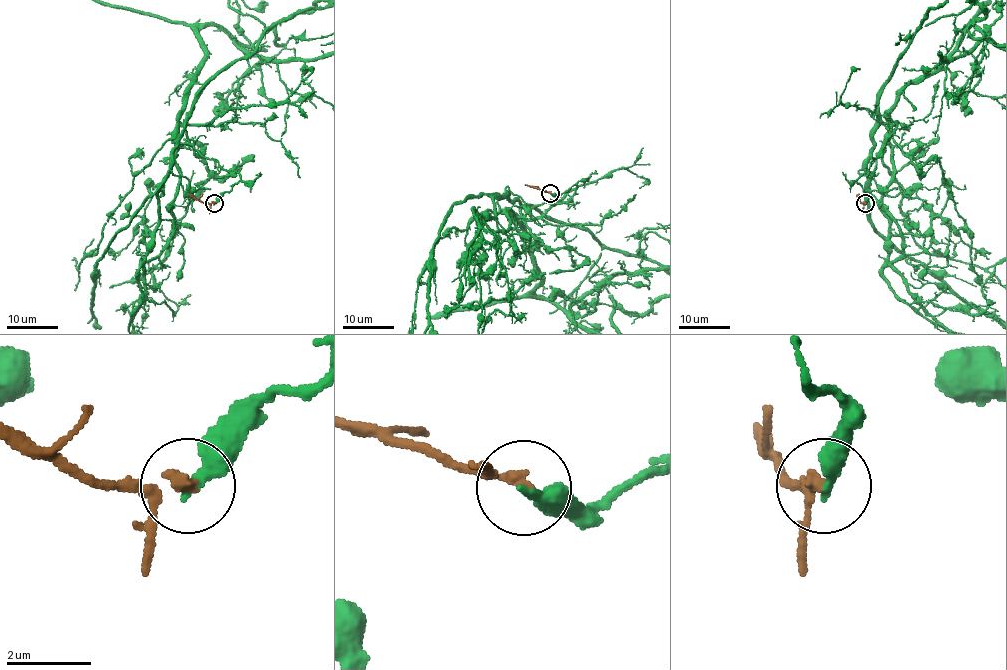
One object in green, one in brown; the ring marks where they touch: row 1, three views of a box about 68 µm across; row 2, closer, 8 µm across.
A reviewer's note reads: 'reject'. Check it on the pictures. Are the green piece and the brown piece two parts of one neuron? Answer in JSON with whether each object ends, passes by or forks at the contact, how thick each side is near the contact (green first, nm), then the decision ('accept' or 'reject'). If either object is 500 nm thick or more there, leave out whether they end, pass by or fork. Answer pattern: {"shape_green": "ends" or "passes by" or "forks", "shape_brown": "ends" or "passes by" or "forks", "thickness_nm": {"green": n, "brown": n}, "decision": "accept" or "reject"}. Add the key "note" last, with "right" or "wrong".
{"shape_green": "ends", "shape_brown": "passes by", "thickness_nm": {"green": 340, "brown": 200}, "decision": "reject", "note": "right"}

